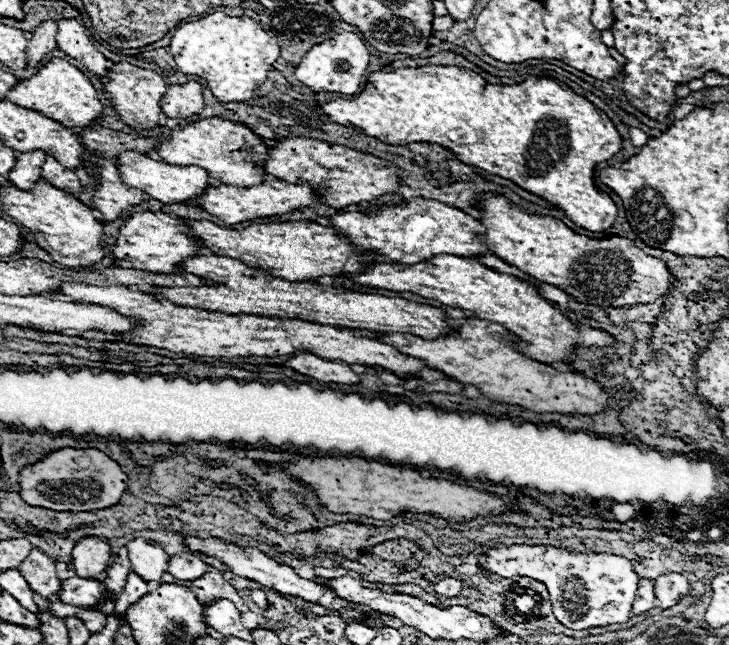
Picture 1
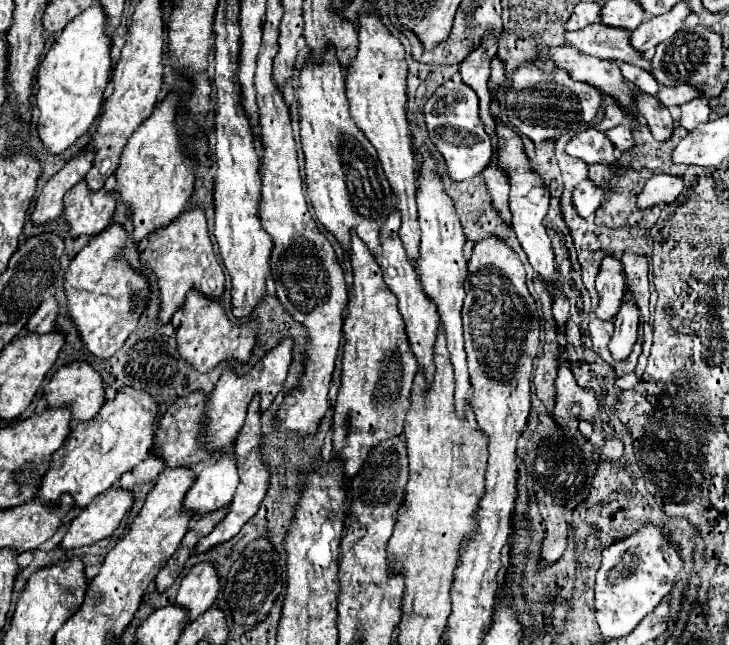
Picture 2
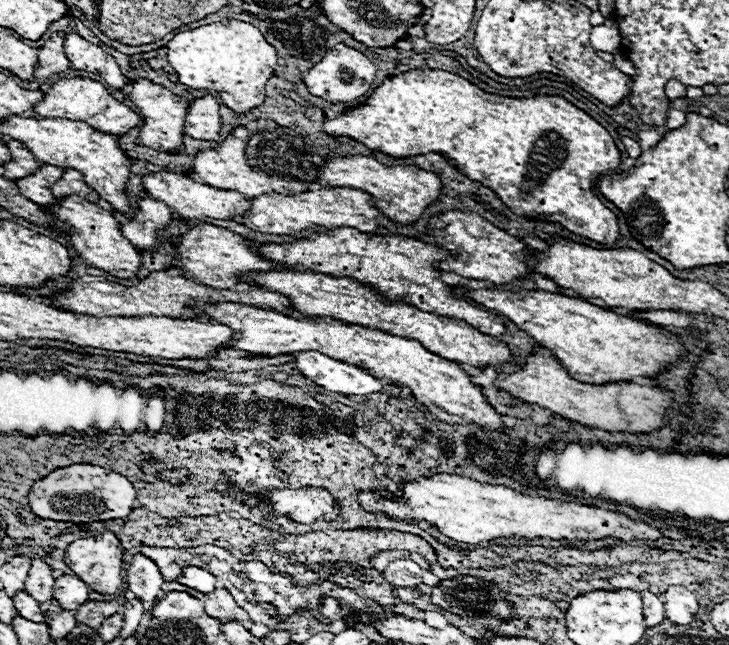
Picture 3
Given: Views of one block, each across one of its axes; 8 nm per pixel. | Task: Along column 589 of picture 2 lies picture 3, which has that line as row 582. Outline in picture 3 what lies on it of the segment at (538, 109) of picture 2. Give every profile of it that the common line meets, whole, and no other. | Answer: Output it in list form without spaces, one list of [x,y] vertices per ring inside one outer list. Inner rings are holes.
[[[112,532],[74,540],[66,548],[64,562],[76,576],[80,576],[80,580],[84,580],[88,584],[90,590],[94,590],[102,596],[116,596],[128,588],[126,570],[124,570],[124,562],[122,562],[122,546],[120,546],[120,540]]]

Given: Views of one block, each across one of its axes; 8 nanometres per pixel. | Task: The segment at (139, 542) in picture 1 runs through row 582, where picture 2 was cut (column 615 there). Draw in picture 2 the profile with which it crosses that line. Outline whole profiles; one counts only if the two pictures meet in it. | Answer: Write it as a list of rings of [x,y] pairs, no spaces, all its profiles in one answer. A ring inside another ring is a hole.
[[[588,128],[588,130],[576,134],[566,144],[564,152],[574,156],[574,158],[584,160],[586,164],[596,164],[596,162],[612,164],[616,160],[612,142],[606,138],[606,134],[602,134],[602,132],[594,130],[594,128]]]

